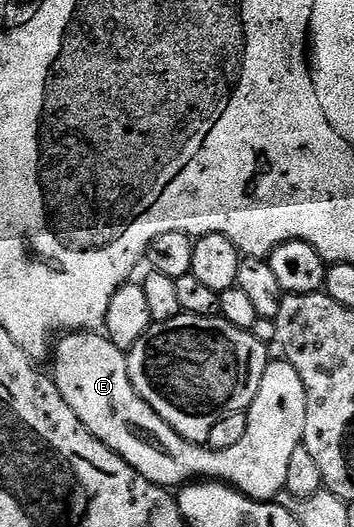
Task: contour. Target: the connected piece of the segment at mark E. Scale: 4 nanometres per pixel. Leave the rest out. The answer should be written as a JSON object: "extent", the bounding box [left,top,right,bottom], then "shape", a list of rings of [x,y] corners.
{"extent":[54,331,306,501],"shape":[[[96,331],[69,333],[55,342],[54,357],[55,353],[54,380],[62,399],[70,403],[70,411],[74,411],[78,419],[82,419],[85,427],[98,440],[106,443],[106,447],[110,447],[119,457],[126,459],[126,463],[130,463],[135,473],[142,475],[150,483],[165,487],[183,487],[197,479],[207,479],[231,485],[233,489],[247,497],[253,497],[255,501],[272,501],[279,498],[276,497],[279,493],[285,492],[286,470],[290,467],[290,458],[296,449],[303,446],[306,431],[306,387],[302,383],[302,375],[298,375],[298,371],[294,371],[288,361],[269,360],[262,375],[262,383],[258,387],[258,395],[254,395],[254,403],[246,410],[246,435],[242,435],[241,441],[234,443],[234,447],[229,449],[209,449],[182,439],[144,402],[130,379],[125,350],[114,347],[107,336]]]}

